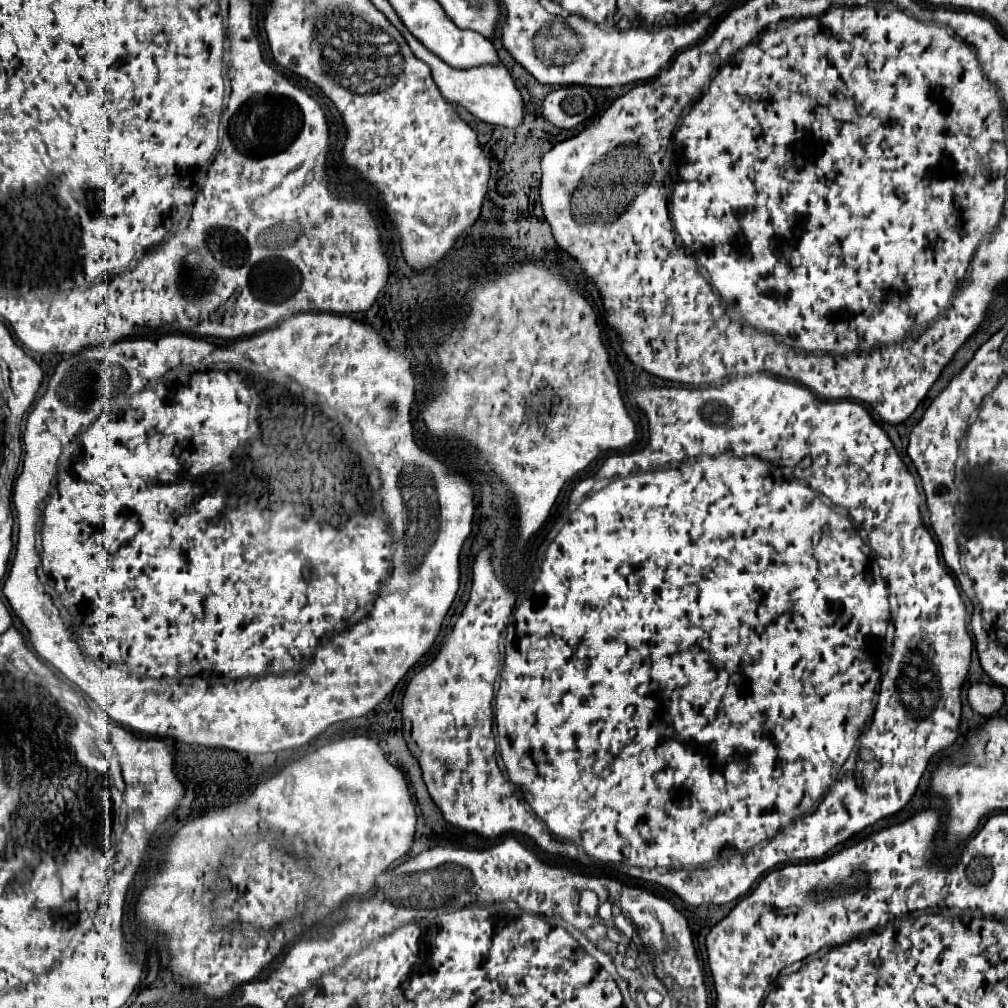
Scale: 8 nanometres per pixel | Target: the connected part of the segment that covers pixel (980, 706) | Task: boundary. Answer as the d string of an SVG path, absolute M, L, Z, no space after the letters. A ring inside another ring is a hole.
M974 684L968 690L968 702L970 702L972 710L978 712L980 716L992 716L992 714L1000 712L1000 708L1004 704L1004 692L1000 686ZM992 696L994 696L994 702L992 702Z

